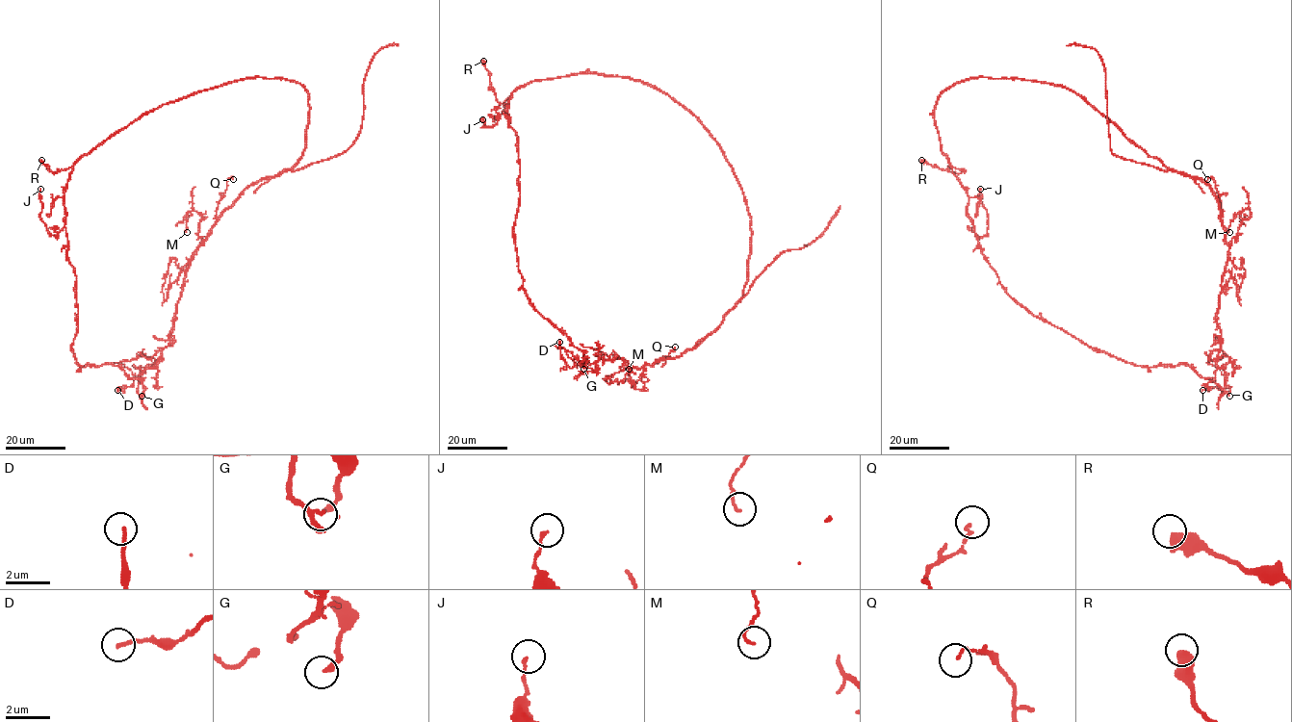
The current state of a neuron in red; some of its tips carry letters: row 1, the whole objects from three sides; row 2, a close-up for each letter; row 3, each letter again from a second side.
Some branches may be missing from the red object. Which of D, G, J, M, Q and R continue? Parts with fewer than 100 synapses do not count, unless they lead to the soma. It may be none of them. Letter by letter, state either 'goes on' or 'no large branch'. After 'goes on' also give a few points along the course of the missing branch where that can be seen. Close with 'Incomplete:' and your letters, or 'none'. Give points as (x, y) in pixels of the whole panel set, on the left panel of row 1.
D: no large branch
G: no large branch
J: no large branch
M: no large branch
Q: no large branch
R: no large branch
Incomplete: none

